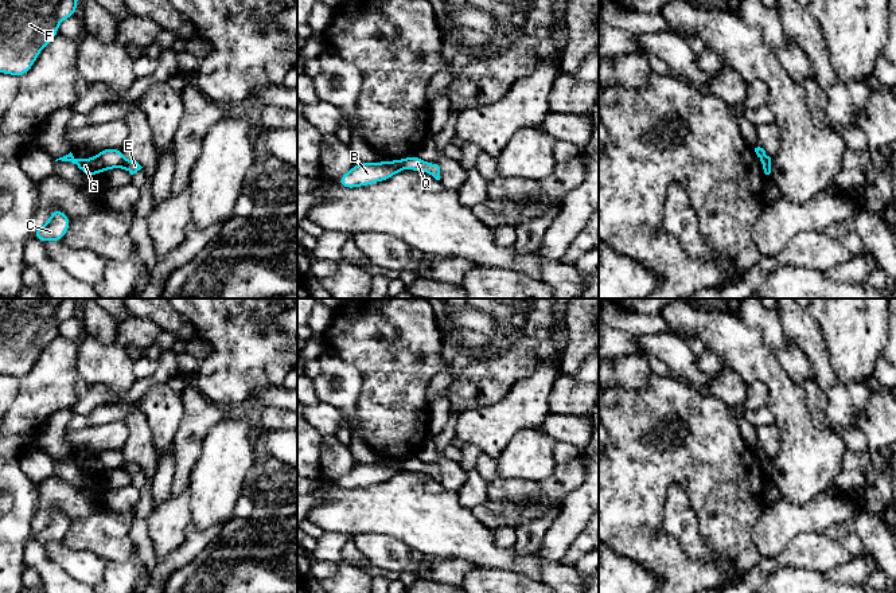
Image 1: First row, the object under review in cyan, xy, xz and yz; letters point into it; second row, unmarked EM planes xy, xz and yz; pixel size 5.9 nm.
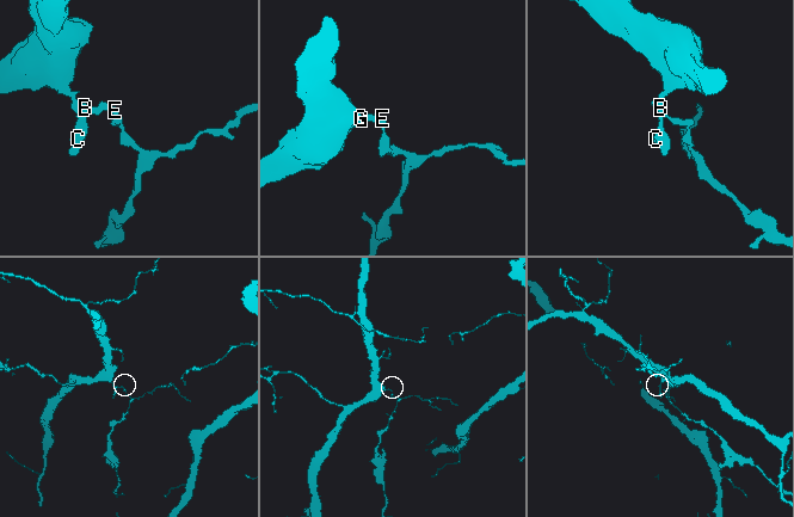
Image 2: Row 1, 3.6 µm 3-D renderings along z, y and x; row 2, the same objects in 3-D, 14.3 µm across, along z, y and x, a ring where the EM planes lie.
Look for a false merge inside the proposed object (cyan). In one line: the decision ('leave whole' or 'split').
split

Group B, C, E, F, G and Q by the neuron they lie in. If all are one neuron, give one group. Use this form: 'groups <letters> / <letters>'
groups B C F G / E Q

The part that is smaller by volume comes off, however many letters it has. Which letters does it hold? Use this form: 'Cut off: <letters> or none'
Cut off: E, Q

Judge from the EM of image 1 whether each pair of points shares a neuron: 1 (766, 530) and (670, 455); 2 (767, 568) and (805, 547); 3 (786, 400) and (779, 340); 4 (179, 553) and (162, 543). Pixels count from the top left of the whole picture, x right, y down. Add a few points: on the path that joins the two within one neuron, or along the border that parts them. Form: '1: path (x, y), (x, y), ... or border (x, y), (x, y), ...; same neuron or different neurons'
1: border (767, 504), (752, 530), (752, 543), (759, 553); different neurons
2: path (776, 562), (795, 556); same neuron
3: border (752, 327), (774, 351); different neurons
4: border (190, 522), (184, 539), (158, 562); different neurons

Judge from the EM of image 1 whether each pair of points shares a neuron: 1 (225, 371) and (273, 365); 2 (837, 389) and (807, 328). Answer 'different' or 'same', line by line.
1: different
2: same

